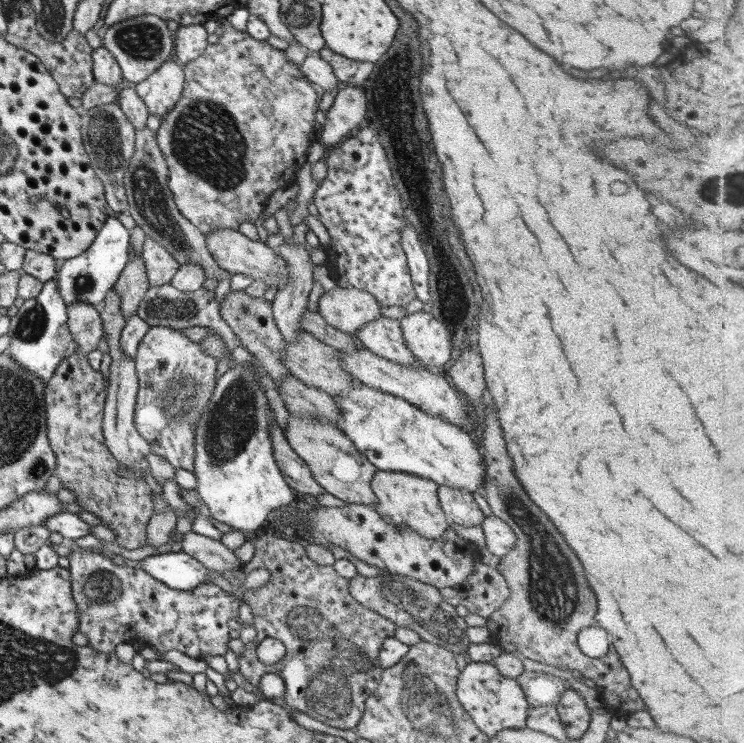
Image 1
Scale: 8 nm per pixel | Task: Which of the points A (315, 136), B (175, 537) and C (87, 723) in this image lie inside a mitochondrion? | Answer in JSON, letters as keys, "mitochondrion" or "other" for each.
{"A":"other","B":"other","C":"other"}

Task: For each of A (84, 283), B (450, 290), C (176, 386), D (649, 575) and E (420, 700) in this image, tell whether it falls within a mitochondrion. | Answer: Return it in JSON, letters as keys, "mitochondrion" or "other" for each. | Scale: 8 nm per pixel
{"A":"mitochondrion","B":"mitochondrion","C":"mitochondrion","D":"other","E":"mitochondrion"}

